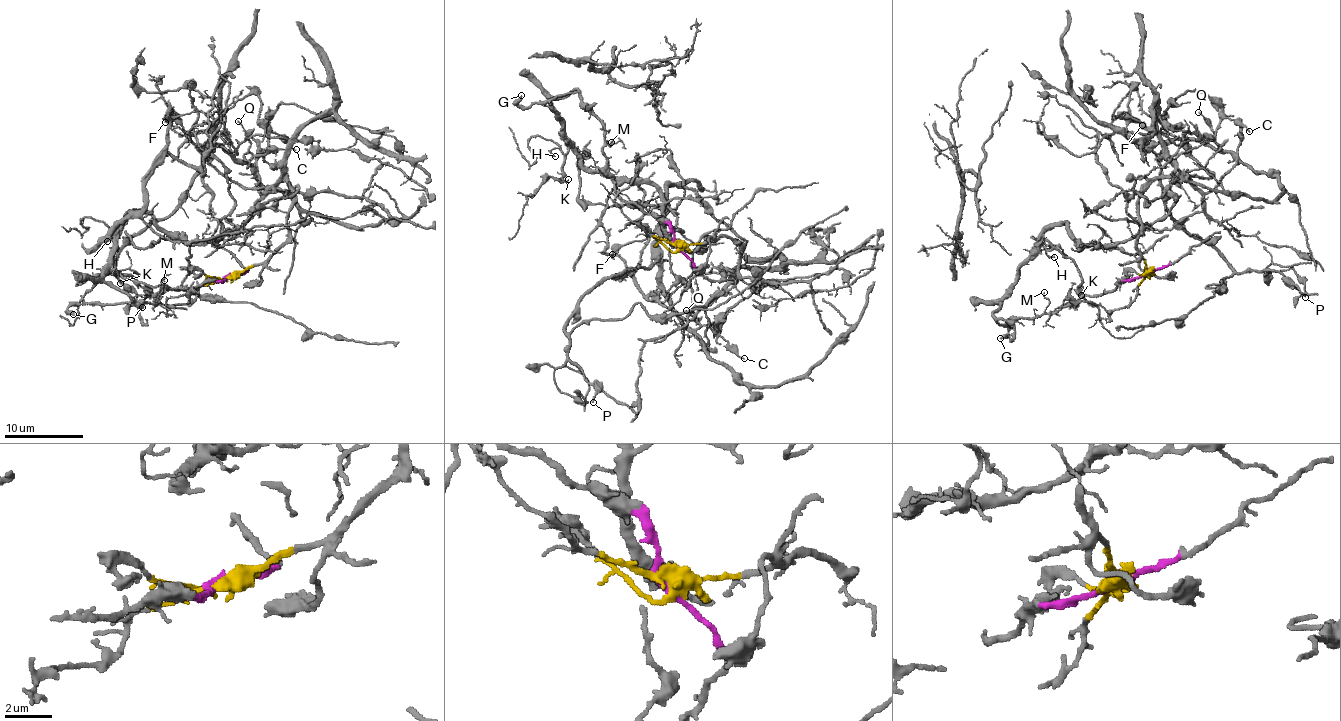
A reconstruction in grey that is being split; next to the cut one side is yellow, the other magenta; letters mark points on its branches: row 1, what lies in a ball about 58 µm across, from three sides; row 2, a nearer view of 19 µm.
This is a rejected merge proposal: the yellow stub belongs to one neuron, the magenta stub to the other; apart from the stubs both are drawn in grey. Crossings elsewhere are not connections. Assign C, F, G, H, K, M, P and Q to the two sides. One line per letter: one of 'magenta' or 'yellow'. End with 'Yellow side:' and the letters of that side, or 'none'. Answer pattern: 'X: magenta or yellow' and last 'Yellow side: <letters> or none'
C: yellow
F: yellow
G: magenta
H: magenta
K: magenta
M: magenta
P: yellow
Q: yellow
Yellow side: C, F, P, Q

